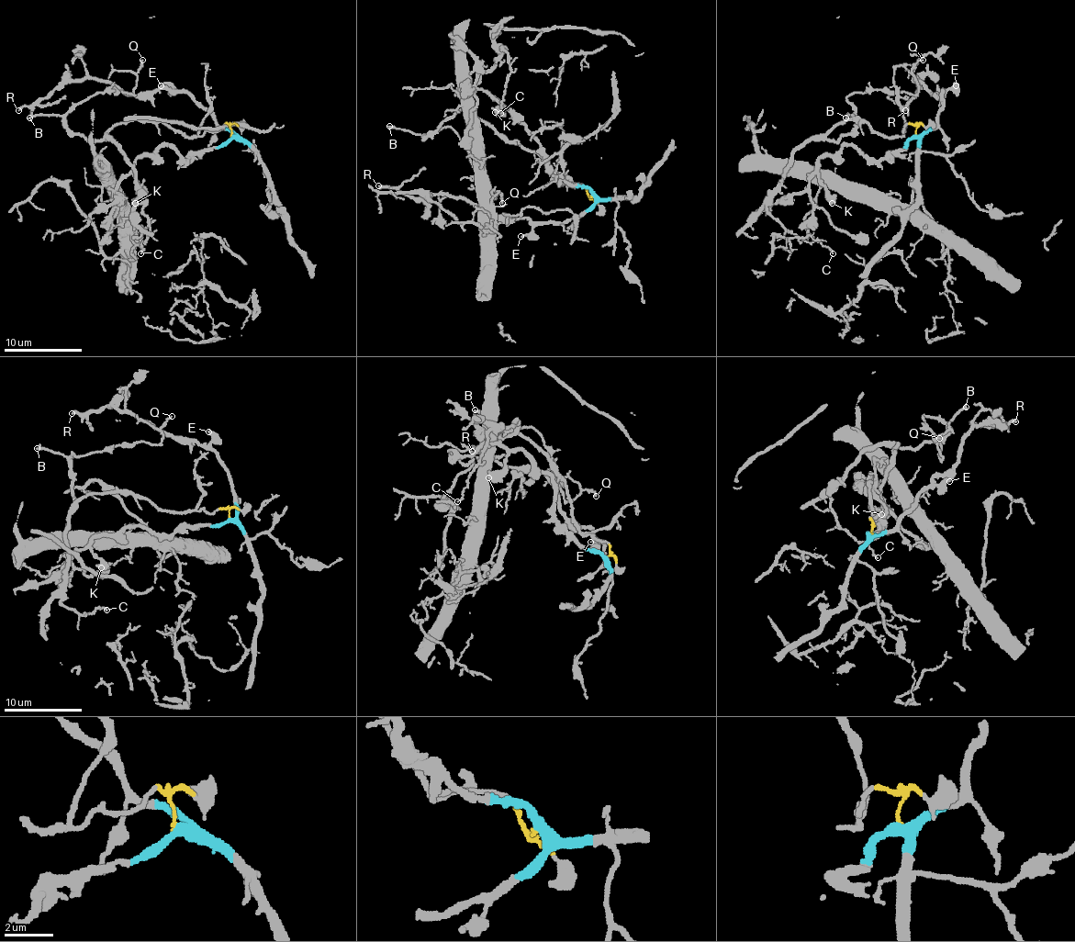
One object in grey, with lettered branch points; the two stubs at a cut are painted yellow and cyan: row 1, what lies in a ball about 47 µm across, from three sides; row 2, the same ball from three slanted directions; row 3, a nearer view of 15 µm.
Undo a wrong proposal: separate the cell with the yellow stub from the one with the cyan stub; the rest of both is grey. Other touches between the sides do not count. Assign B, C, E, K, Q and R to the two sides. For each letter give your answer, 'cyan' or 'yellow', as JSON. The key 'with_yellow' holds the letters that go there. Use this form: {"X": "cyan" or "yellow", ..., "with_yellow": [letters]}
{"B": "yellow", "C": "yellow", "E": "cyan", "K": "cyan", "Q": "yellow", "R": "cyan", "with_yellow": ["B", "C", "Q"]}

